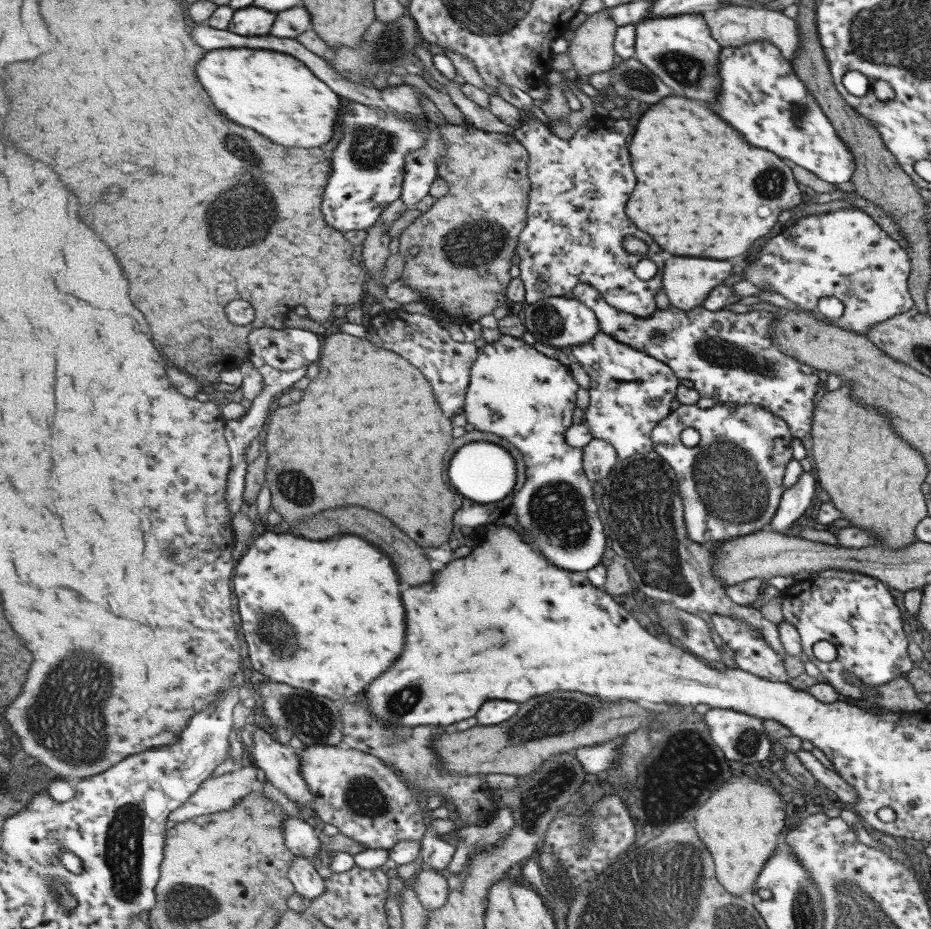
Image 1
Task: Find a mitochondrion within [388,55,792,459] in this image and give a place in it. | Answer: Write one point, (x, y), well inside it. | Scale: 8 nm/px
(474, 245)

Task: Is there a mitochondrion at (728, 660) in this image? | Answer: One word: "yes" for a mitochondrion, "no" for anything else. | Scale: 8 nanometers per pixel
no

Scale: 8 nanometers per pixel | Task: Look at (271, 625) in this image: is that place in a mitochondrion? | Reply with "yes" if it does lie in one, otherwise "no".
yes

